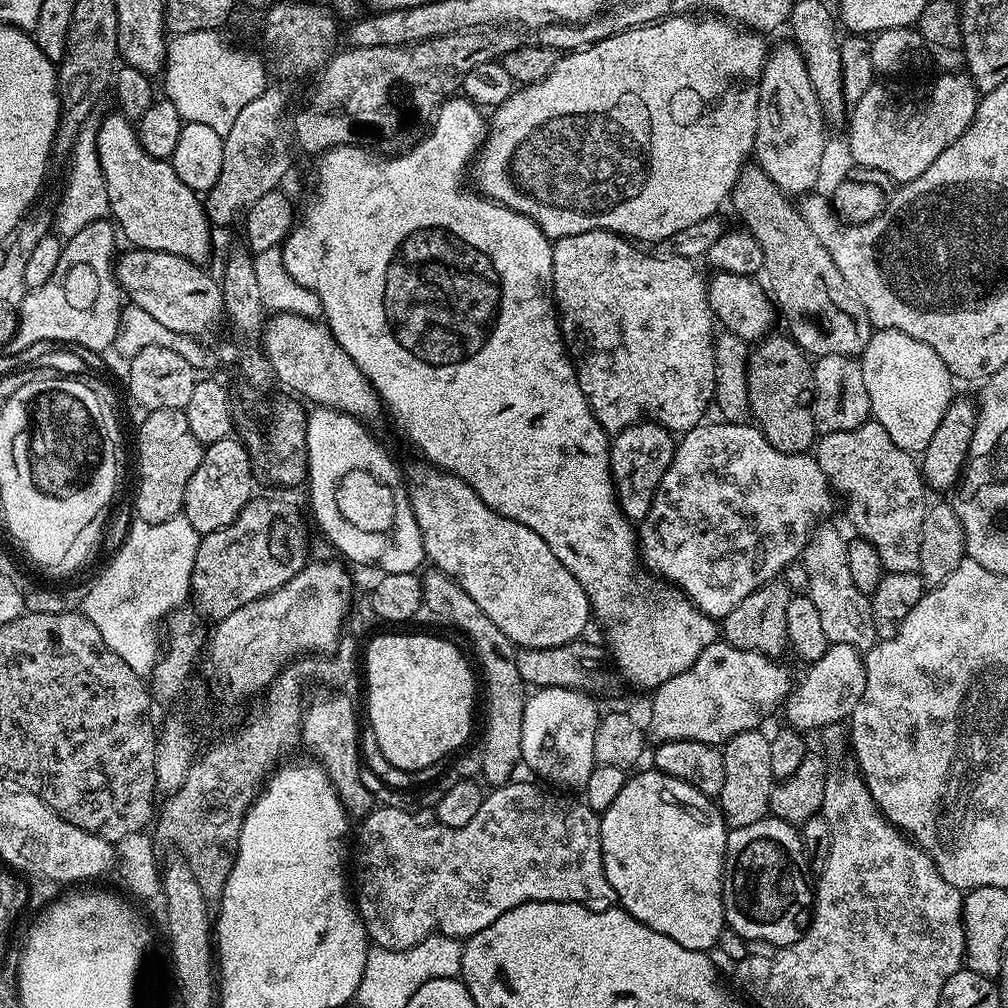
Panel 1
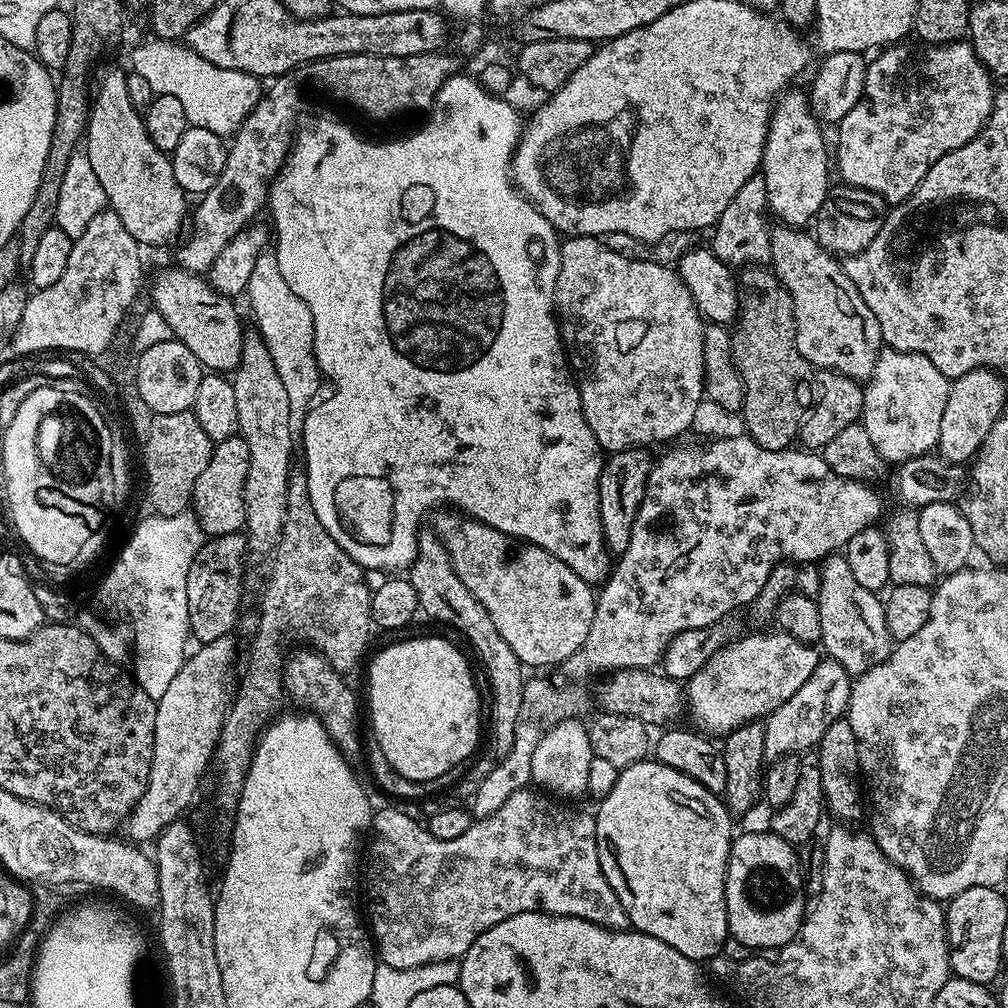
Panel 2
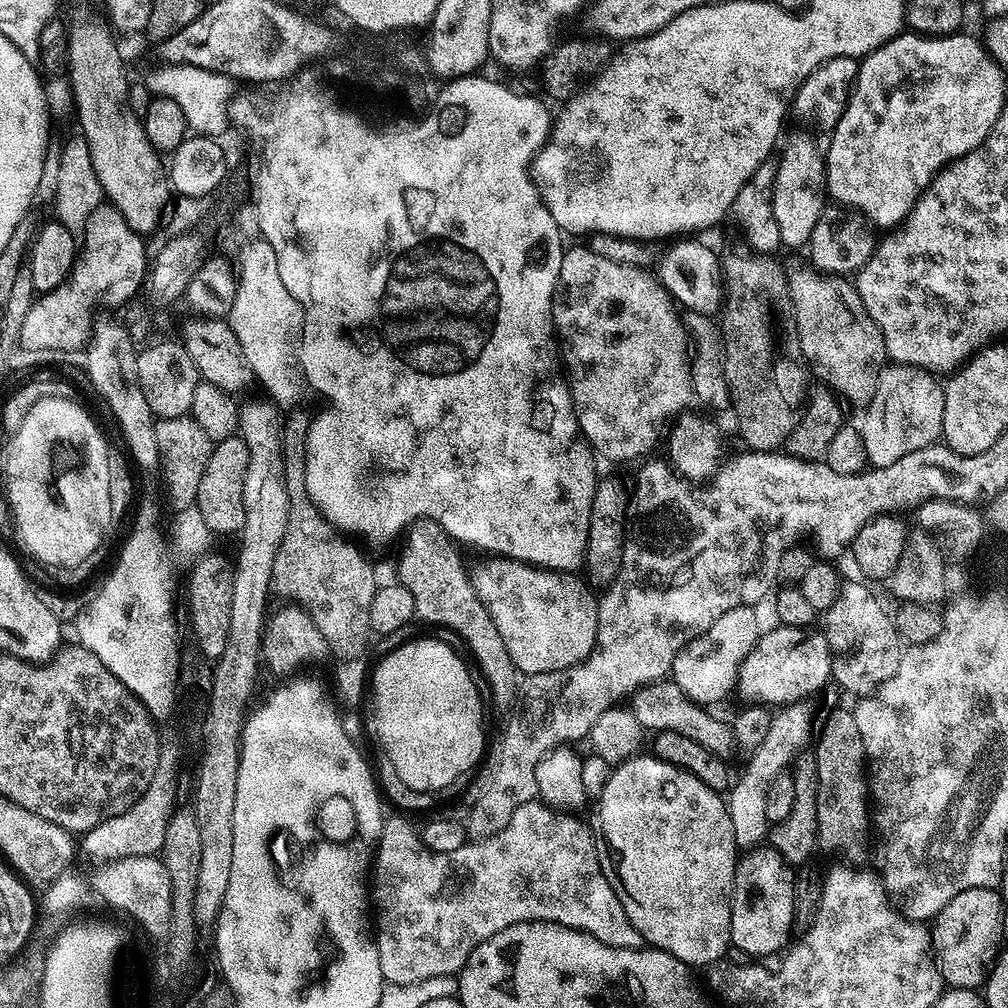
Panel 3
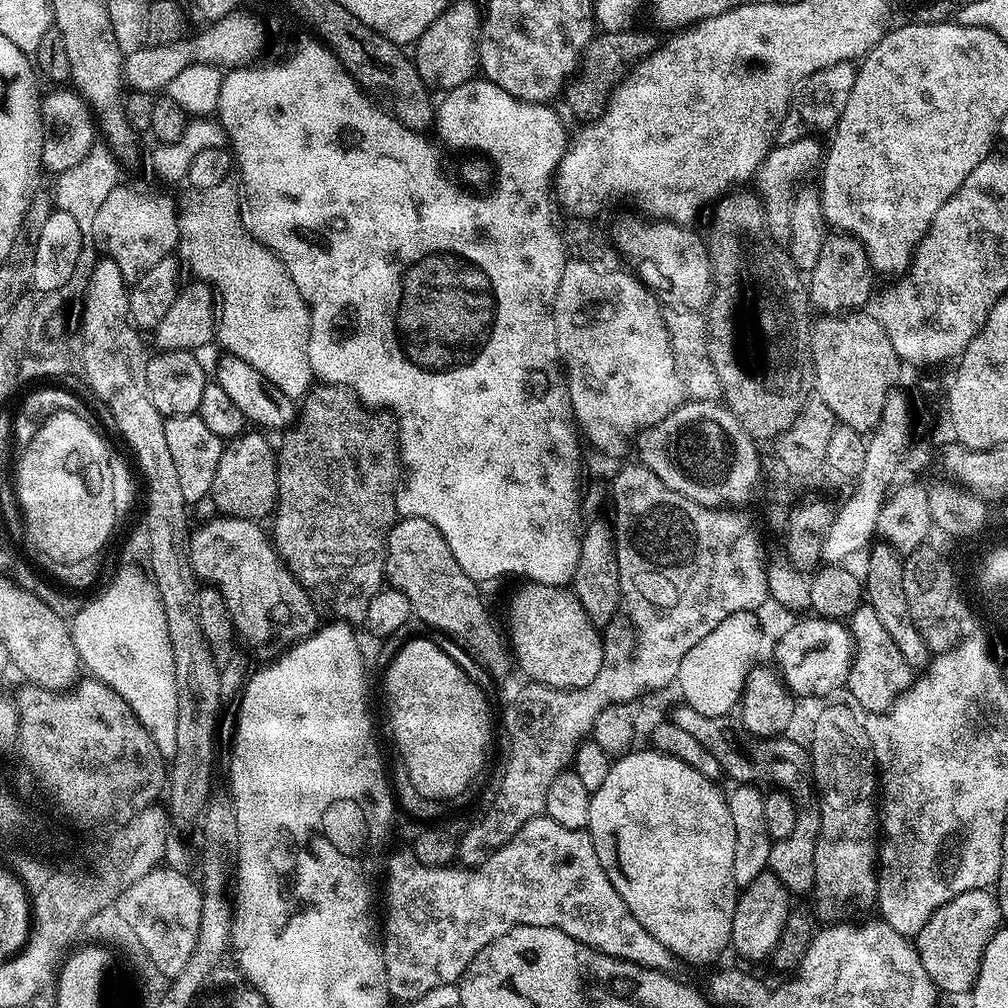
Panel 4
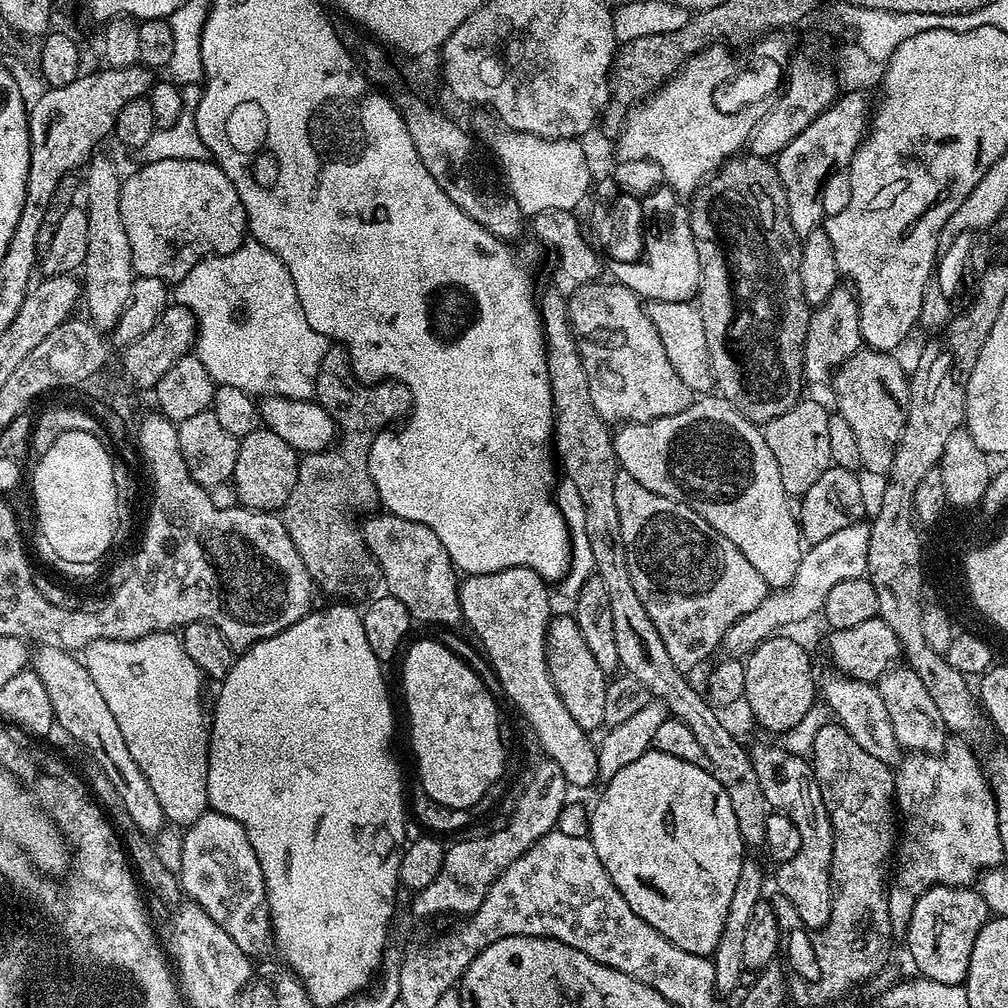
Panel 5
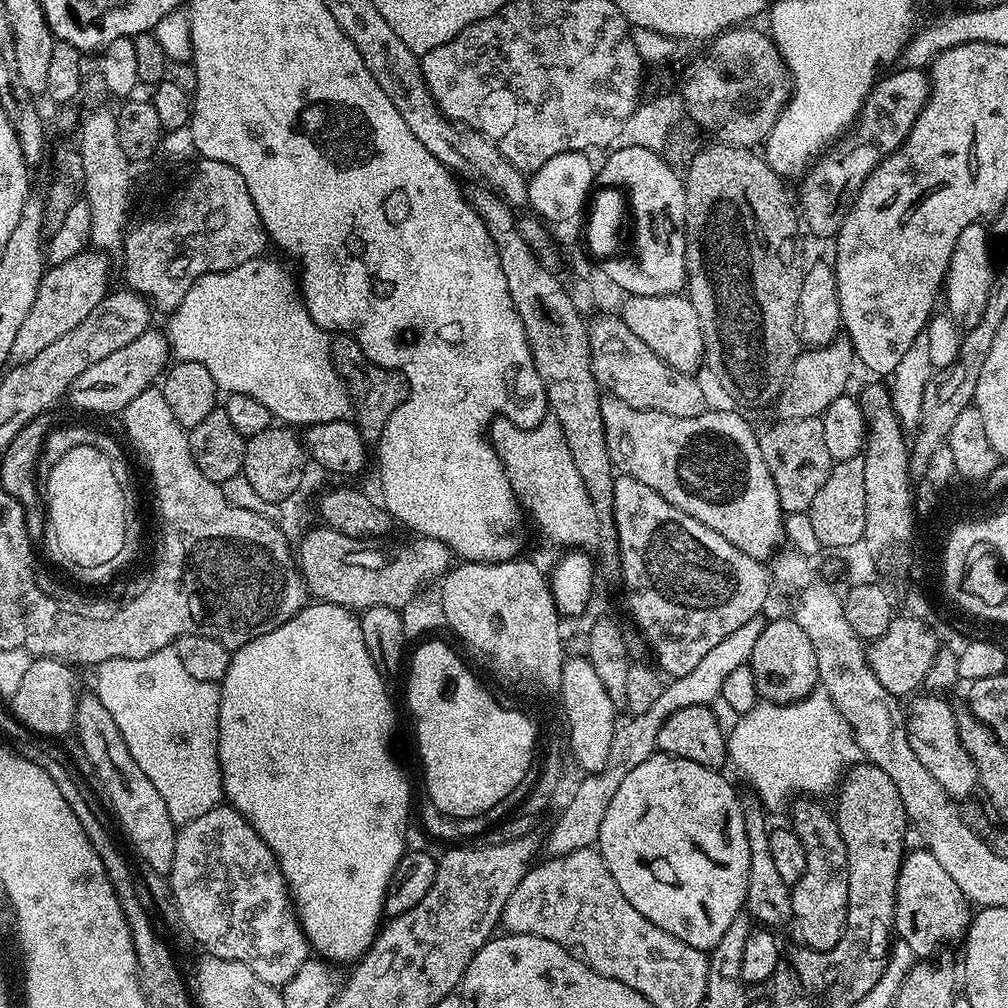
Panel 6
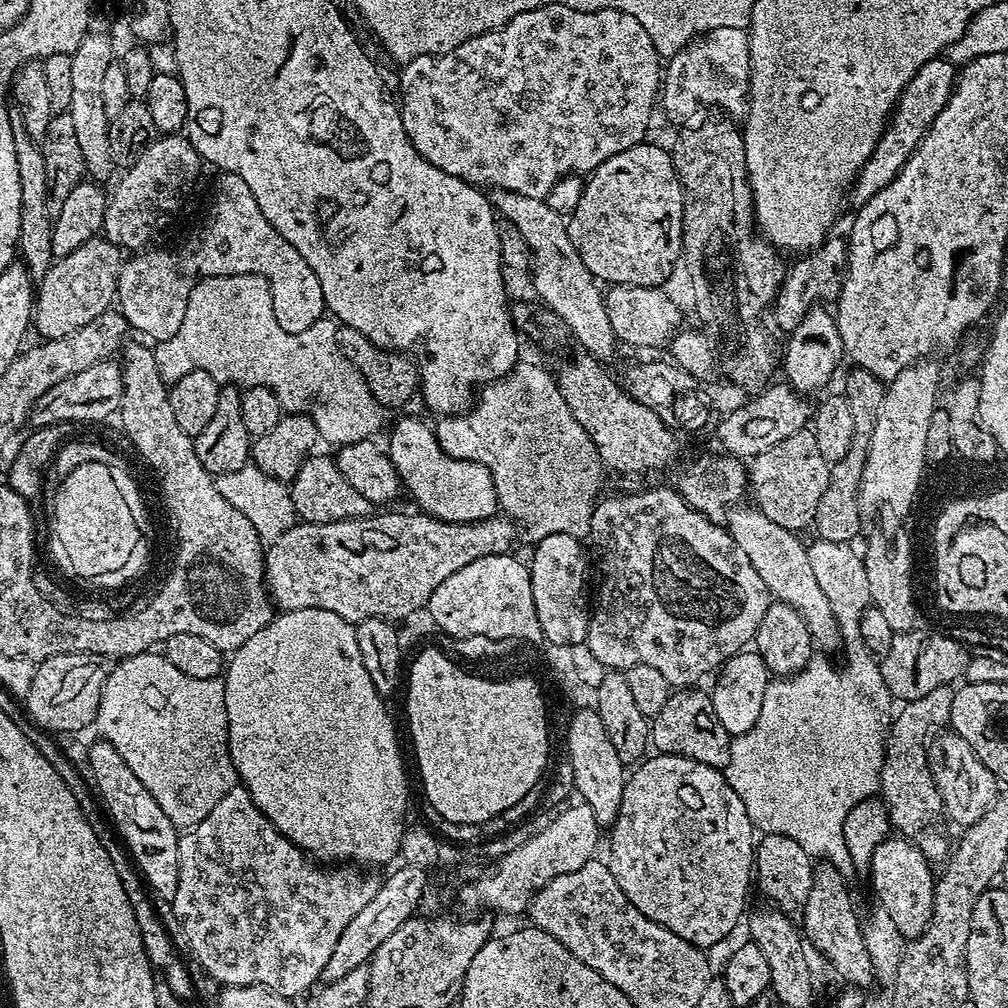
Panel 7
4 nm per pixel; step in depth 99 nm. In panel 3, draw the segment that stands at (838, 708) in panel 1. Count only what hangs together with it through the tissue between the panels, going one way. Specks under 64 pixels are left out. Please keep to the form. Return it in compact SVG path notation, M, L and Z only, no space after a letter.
M804 702L790 704L781 707L773 715L766 738L756 748L751 749L749 756L752 757L749 758L744 773L735 777L732 787L726 793L730 826L734 826L737 849L755 850L767 841L770 825L766 818L766 790L770 790L770 782L774 782L774 778L785 772L796 757L809 747L814 736L814 724L812 728L812 716L808 713L808 706Z

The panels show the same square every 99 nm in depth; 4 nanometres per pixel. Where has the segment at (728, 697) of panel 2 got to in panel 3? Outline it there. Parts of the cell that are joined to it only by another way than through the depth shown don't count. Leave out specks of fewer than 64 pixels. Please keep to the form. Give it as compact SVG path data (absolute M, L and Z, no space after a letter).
M775 626L761 635L759 642L747 649L748 657L740 668L740 680L744 683L744 692L749 701L760 701L766 706L787 706L807 701L807 696L812 696L824 683L832 680L833 650L828 644L828 638L823 631L809 630L808 628L790 628L787 626Z

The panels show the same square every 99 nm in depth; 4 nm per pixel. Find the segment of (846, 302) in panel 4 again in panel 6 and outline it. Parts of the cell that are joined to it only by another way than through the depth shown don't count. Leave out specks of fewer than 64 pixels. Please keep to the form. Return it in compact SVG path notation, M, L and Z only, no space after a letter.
M837 338L820 348L801 351L794 366L790 366L788 380L782 386L780 397L774 402L780 420L797 420L810 416L820 416L834 398L849 391L848 379L852 376L854 353L852 343L847 338Z

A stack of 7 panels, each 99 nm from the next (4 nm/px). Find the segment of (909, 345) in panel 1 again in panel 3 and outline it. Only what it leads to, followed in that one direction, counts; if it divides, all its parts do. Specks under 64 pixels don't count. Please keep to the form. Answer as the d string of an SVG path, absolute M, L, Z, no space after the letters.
M893 363L880 374L878 390L866 406L868 417L859 425L872 468L885 468L914 450L937 443L944 431L944 384L933 373L909 364Z

